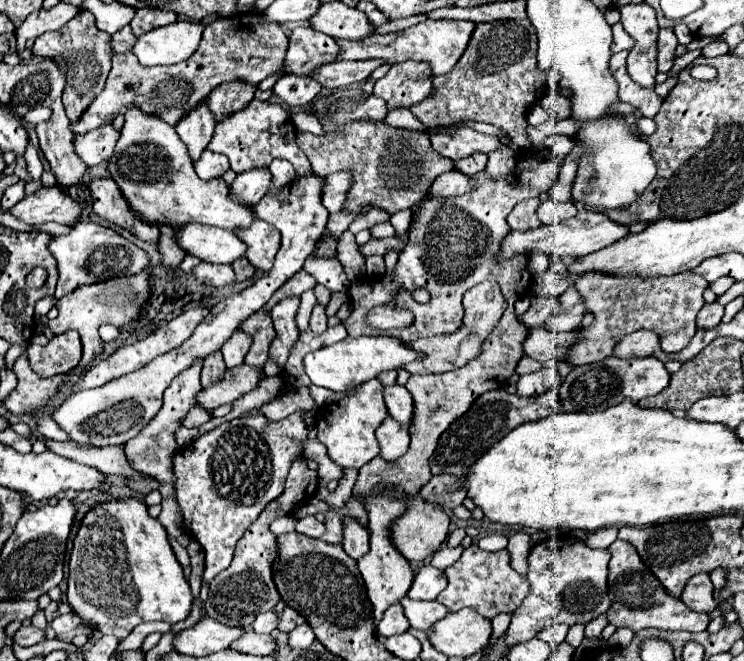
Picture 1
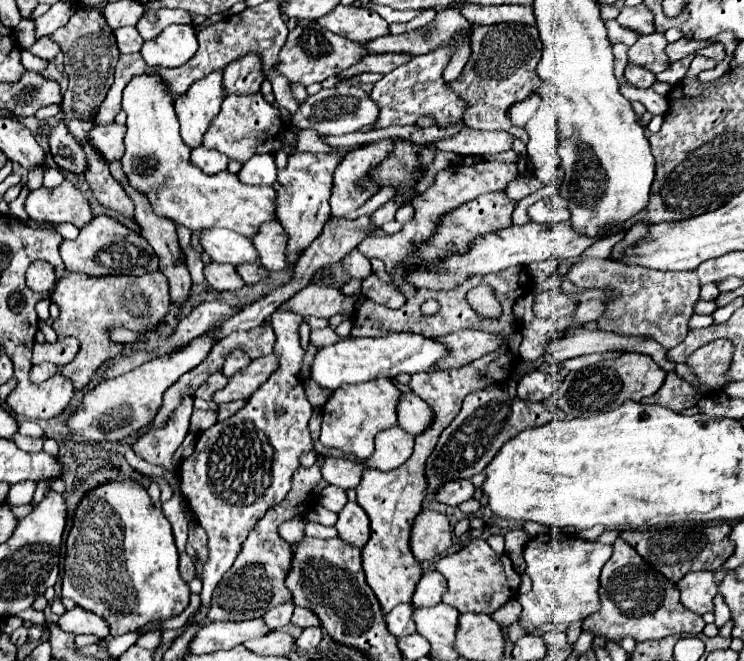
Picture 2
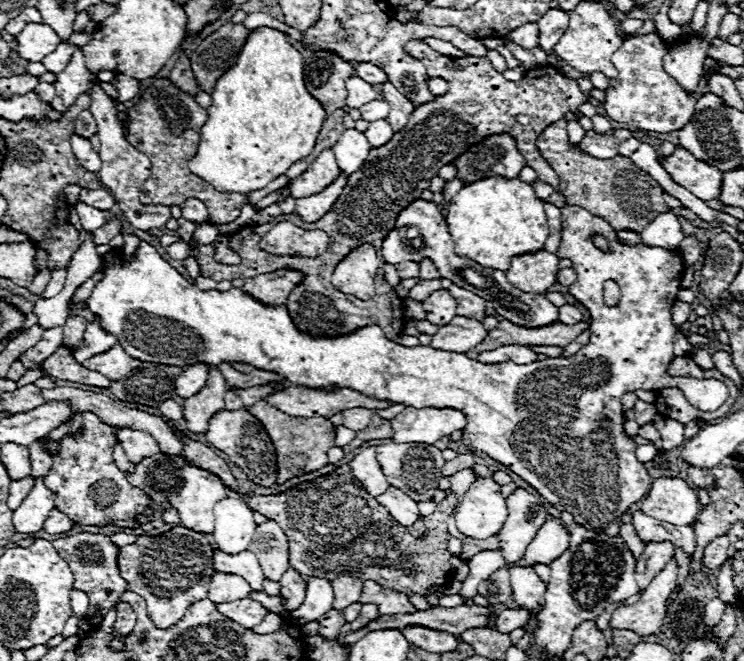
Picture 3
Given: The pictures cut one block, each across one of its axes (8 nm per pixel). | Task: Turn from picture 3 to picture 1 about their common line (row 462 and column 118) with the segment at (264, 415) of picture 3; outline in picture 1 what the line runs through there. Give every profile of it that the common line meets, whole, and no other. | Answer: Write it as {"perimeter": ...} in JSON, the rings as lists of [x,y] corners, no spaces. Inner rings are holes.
{"perimeter":[[[138,272],[134,276],[124,276],[124,278],[112,278],[112,280],[106,280],[100,284],[78,288],[76,292],[58,300],[58,304],[56,304],[58,316],[54,320],[50,320],[48,326],[56,334],[62,334],[66,330],[80,332],[84,354],[82,354],[78,368],[84,368],[88,362],[92,362],[102,352],[102,340],[98,336],[98,328],[102,324],[124,326],[124,324],[134,322],[140,316],[148,296],[150,296],[150,280],[148,278],[150,276],[146,272]]]}

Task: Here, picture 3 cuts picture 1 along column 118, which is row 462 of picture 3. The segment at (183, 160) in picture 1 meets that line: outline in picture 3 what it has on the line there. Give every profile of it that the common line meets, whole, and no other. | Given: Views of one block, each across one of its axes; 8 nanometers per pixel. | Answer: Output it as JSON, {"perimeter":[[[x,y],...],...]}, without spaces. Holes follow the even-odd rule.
{"perimeter":[[[160,452],[160,454],[154,454],[152,458],[142,458],[134,466],[134,472],[126,472],[126,478],[132,486],[142,488],[152,502],[156,504],[168,502],[172,508],[178,510],[180,522],[184,526],[202,534],[214,532],[214,504],[228,496],[224,482],[216,474],[202,470],[198,466],[192,466],[180,454]]]}

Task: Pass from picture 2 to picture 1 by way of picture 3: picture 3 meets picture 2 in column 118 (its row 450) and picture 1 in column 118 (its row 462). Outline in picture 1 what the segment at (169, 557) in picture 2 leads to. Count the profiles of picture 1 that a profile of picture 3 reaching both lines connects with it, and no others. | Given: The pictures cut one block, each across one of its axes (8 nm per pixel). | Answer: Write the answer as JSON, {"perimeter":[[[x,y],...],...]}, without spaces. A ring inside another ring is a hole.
{"perimeter":[[[138,498],[112,500],[92,508],[76,534],[72,556],[70,556],[70,578],[68,578],[68,604],[84,620],[84,624],[94,626],[98,632],[124,640],[142,622],[168,622],[176,624],[190,614],[192,592],[184,578],[182,566],[176,560],[168,534],[164,526],[148,516],[146,504]]]}

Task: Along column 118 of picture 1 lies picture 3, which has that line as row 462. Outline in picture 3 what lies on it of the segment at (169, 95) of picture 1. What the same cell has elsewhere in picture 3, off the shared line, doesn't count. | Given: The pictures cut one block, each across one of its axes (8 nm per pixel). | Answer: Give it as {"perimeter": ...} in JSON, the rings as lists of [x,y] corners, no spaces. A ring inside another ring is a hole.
{"perimeter":[[[84,412],[84,422],[78,438],[62,438],[60,452],[46,476],[46,486],[56,492],[56,508],[78,526],[106,526],[110,520],[128,520],[146,512],[150,498],[134,488],[122,470],[112,460],[114,430],[104,424],[94,412]]]}

